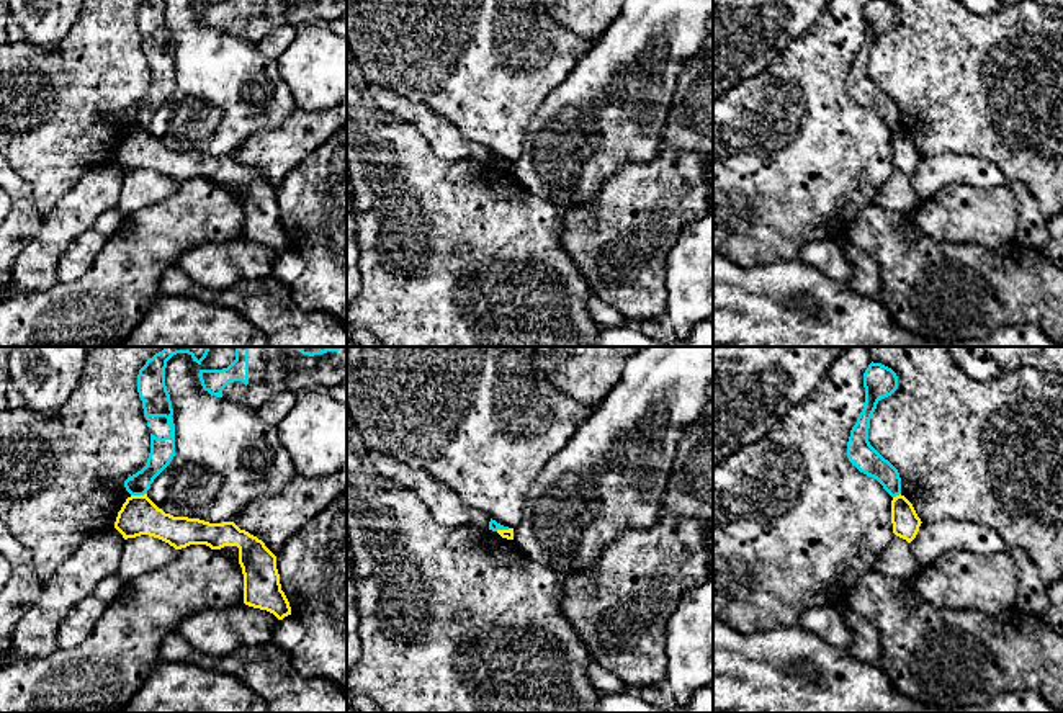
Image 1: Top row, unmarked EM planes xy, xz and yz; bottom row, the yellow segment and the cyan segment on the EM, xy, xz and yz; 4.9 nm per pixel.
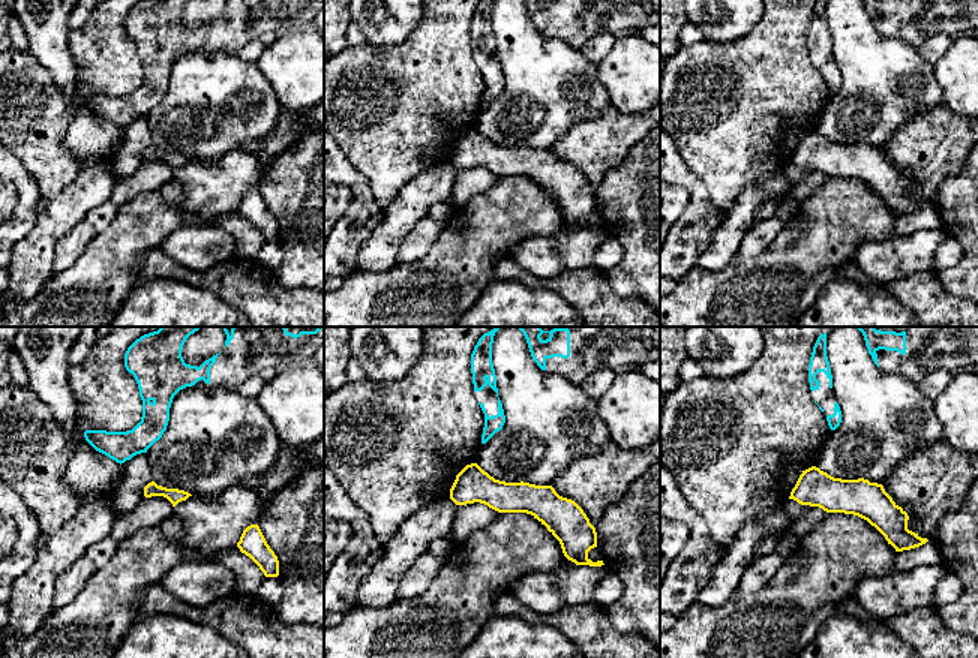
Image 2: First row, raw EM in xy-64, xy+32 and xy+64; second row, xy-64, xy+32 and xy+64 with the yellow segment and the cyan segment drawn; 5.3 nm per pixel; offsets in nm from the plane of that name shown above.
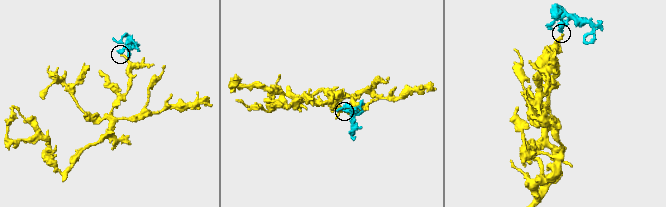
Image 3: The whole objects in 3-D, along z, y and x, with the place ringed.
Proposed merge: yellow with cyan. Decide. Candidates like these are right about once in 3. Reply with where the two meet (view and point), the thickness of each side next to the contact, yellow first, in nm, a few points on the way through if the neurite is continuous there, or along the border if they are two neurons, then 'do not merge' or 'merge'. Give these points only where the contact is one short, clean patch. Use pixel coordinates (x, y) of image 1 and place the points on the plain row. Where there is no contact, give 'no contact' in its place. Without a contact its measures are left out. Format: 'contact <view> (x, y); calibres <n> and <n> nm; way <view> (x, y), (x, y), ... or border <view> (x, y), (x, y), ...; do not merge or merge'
contact xy (138, 130); calibres 190 and 120 nm; border xy (146, 126), (131, 130); do not merge

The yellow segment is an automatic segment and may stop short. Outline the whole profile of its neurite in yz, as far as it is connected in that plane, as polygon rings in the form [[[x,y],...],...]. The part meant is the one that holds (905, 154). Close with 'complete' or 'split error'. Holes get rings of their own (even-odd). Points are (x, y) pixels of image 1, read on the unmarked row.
[[[899,128],[891,134],[891,157],[893,167],[911,177],[916,172],[922,155],[913,137]]] | complete

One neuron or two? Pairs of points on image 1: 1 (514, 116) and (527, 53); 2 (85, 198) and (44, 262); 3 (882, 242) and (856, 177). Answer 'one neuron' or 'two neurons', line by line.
1: one neuron
2: one neuron
3: two neurons

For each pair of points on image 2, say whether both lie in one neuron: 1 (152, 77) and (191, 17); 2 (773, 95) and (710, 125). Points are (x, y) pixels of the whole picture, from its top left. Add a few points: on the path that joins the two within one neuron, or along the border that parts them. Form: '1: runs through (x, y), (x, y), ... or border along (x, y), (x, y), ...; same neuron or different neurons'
1: border along (218, 17), (198, 30), (188, 29), (180, 20); different neurons
2: runs through (758, 95), (737, 111), (725, 111); same neuron

